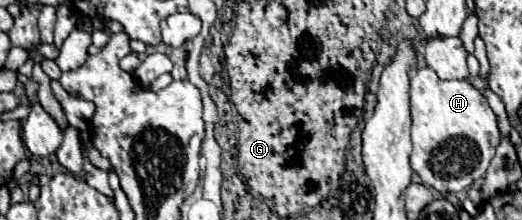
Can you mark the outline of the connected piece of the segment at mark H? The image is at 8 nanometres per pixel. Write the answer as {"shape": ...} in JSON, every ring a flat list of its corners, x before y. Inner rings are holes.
{"shape":[[418,69,410,79,410,117,410,165,426,187,434,187,440,193,454,193,472,187,484,177,501,135,486,97,468,79,442,81,434,69]]}

